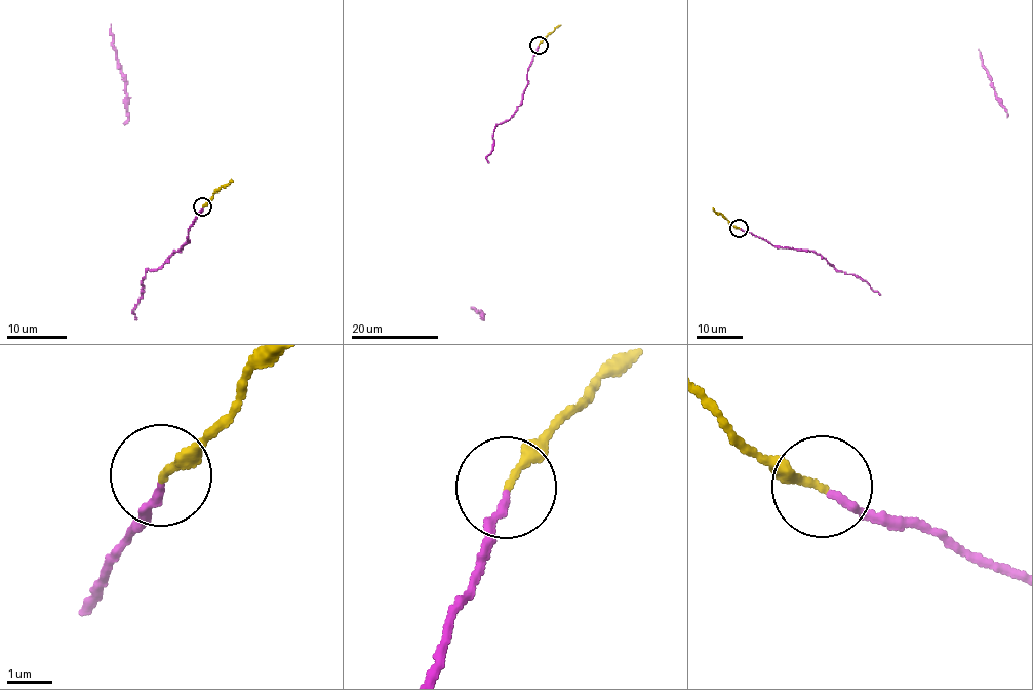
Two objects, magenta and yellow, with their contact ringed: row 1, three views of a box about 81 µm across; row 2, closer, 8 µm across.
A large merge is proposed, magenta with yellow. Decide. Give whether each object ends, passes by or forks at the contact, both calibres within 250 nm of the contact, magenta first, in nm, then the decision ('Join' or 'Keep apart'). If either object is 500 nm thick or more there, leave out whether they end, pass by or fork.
At the ring magenta ends. At the ring yellow ends. Thickness 160 nm (magenta) against 180 nm. Keep apart

